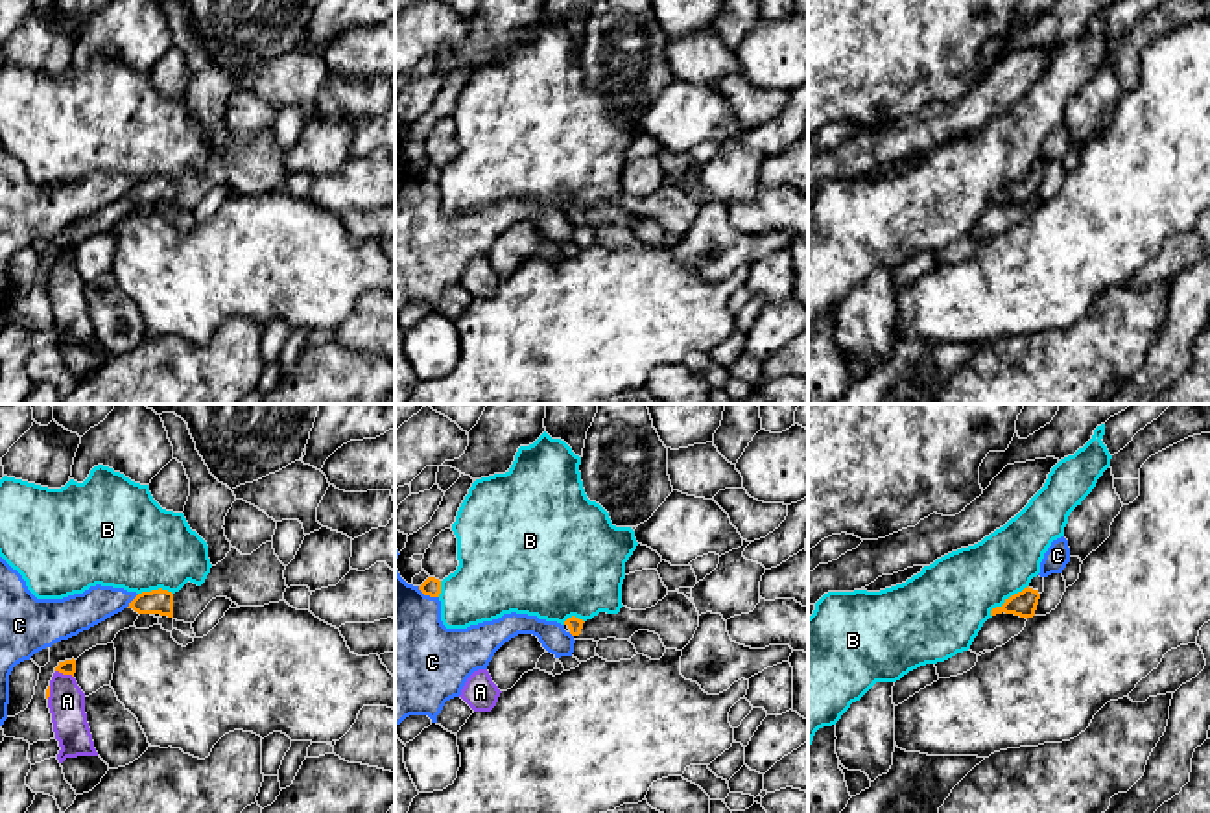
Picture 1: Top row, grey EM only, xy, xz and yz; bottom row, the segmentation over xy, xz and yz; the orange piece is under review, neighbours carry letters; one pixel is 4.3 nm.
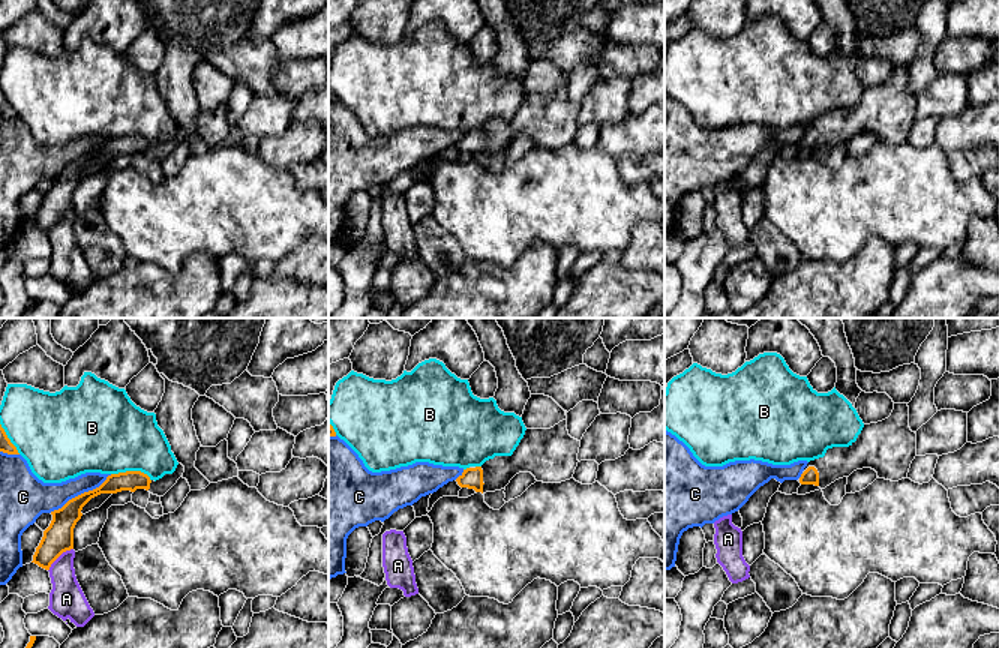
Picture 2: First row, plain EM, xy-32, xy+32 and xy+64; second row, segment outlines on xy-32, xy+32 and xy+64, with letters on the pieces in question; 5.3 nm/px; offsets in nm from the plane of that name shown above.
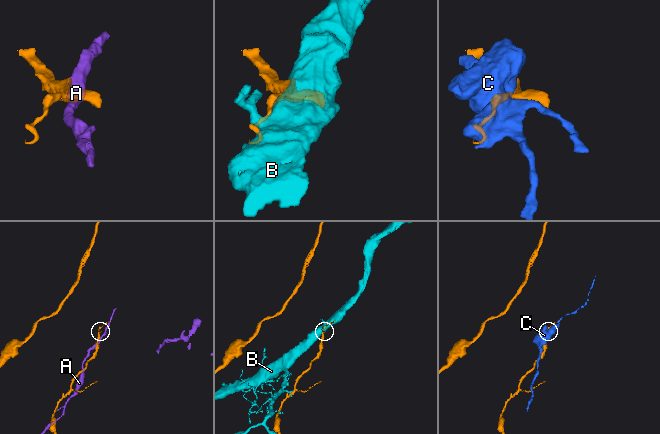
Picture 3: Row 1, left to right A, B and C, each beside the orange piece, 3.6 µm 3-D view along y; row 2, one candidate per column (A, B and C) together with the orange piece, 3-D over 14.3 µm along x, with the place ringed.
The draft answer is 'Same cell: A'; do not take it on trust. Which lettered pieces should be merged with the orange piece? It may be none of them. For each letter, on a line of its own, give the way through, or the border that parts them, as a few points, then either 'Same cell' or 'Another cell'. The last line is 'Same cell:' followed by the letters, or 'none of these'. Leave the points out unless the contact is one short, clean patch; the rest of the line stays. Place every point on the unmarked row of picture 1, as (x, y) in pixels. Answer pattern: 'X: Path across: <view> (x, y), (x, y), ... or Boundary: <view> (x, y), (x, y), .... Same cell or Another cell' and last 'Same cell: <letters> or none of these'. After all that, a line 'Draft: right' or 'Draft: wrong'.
A: Another cell
B: Another cell
C: Another cell
Same cell: none of these
Draft: wrong

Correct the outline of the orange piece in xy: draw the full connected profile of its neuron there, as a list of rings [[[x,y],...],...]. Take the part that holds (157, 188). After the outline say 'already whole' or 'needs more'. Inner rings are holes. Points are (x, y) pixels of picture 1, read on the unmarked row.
[[[273,129],[262,131],[251,142],[231,133],[227,144],[210,155],[201,173],[186,170],[179,179],[151,177],[138,181],[127,195],[155,205],[173,205],[194,210],[216,184],[227,184],[238,194],[264,194],[284,186],[286,153],[279,147]]]; needs more

